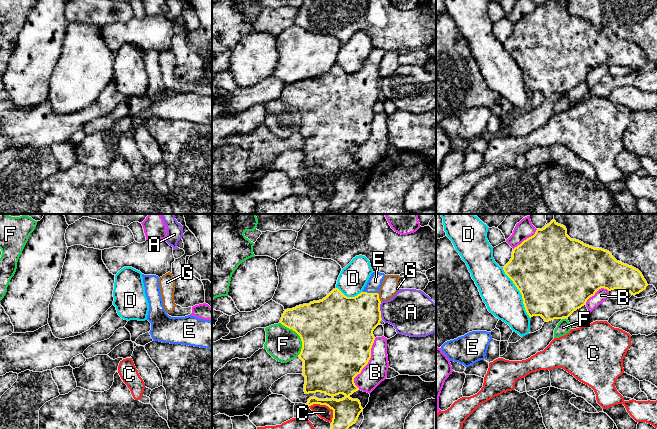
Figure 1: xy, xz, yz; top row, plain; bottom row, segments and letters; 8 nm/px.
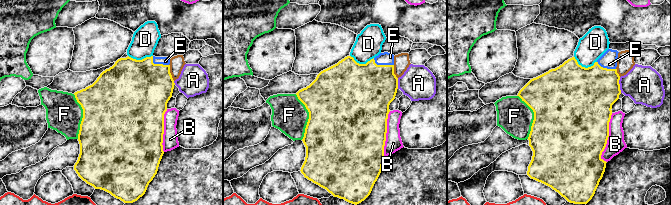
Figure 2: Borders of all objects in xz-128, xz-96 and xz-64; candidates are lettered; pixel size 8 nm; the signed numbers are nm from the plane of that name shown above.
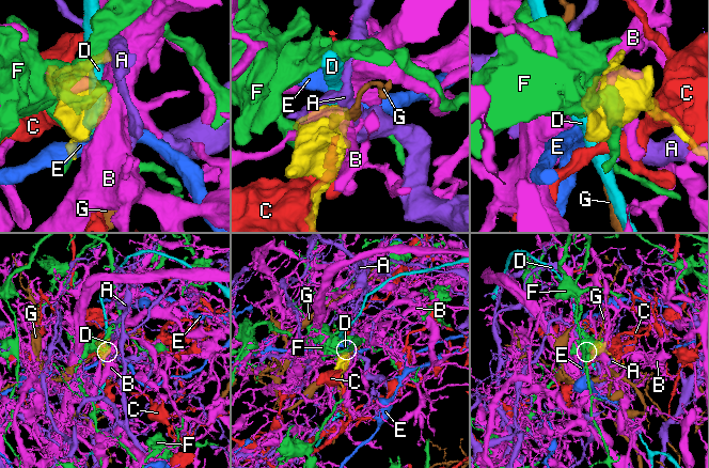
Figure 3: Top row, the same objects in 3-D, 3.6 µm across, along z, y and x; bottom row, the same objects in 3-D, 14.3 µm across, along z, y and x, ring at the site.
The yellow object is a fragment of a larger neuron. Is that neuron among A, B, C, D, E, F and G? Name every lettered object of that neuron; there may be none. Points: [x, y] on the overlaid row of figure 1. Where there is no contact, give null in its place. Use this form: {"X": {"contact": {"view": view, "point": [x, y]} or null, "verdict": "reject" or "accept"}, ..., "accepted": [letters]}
{"A": {"contact": {"view": "xz", "point": [380, 311]}, "verdict": "reject"}, "B": {"contact": {"view": "xz", "point": [367, 363]}, "verdict": "reject"}, "C": {"contact": {"view": "xz", "point": [326, 405]}, "verdict": "reject"}, "D": {"contact": {"view": "yz", "point": [520, 292]}, "verdict": "reject"}, "E": {"contact": {"view": "xz", "point": [370, 293]}, "verdict": "accept"}, "F": {"contact": {"view": "xz", "point": [300, 337]}, "verdict": "reject"}, "G": {"contact": {"view": "xz", "point": [378, 297]}, "verdict": "reject"}, "accepted": ["E"]}

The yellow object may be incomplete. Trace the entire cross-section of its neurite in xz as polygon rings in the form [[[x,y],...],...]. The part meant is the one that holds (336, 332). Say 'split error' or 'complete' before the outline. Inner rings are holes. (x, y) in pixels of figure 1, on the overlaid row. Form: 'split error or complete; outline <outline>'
split error; outline [[[373,272],[363,291],[355,297],[347,297],[335,288],[322,300],[287,309],[282,314],[280,323],[295,331],[302,341],[298,357],[303,361],[305,394],[321,392],[332,397],[310,397],[307,402],[308,406],[320,404],[333,410],[330,429],[348,429],[356,423],[363,411],[360,401],[349,396],[359,390],[354,378],[371,358],[371,348],[375,340],[373,331],[382,320],[378,292],[384,278],[384,273]]]

